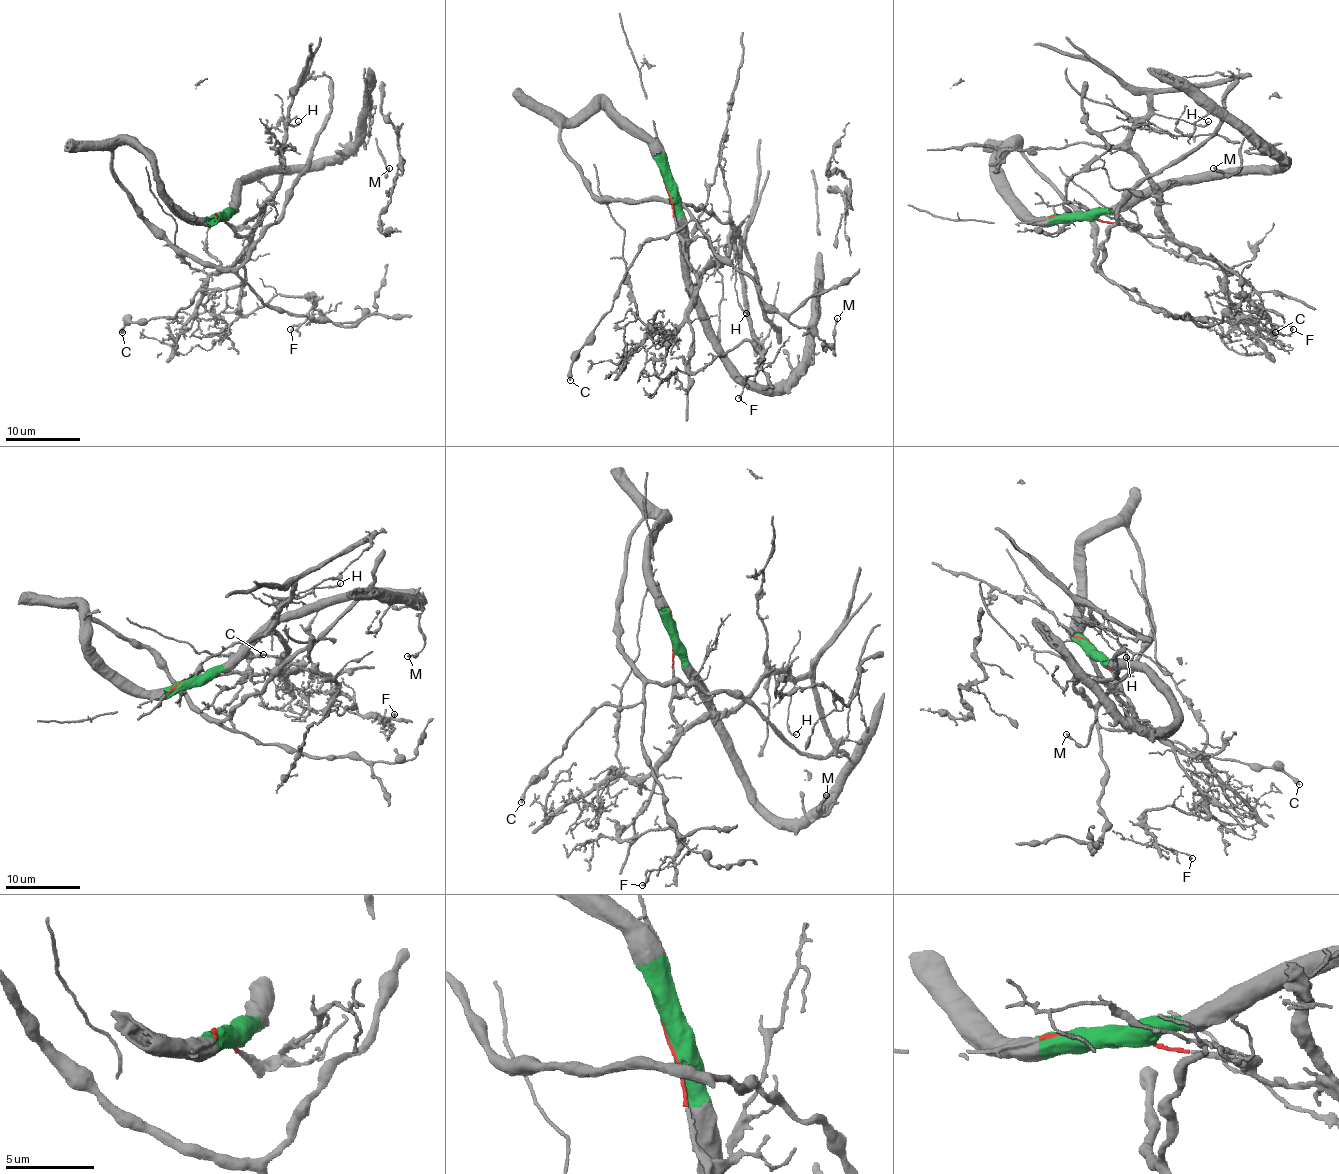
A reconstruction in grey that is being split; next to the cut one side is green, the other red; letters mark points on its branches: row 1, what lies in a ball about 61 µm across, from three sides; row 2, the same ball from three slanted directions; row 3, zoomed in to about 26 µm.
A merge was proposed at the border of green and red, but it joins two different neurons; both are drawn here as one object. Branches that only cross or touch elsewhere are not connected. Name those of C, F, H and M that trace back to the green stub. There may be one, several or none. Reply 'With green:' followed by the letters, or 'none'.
With green: C, M

